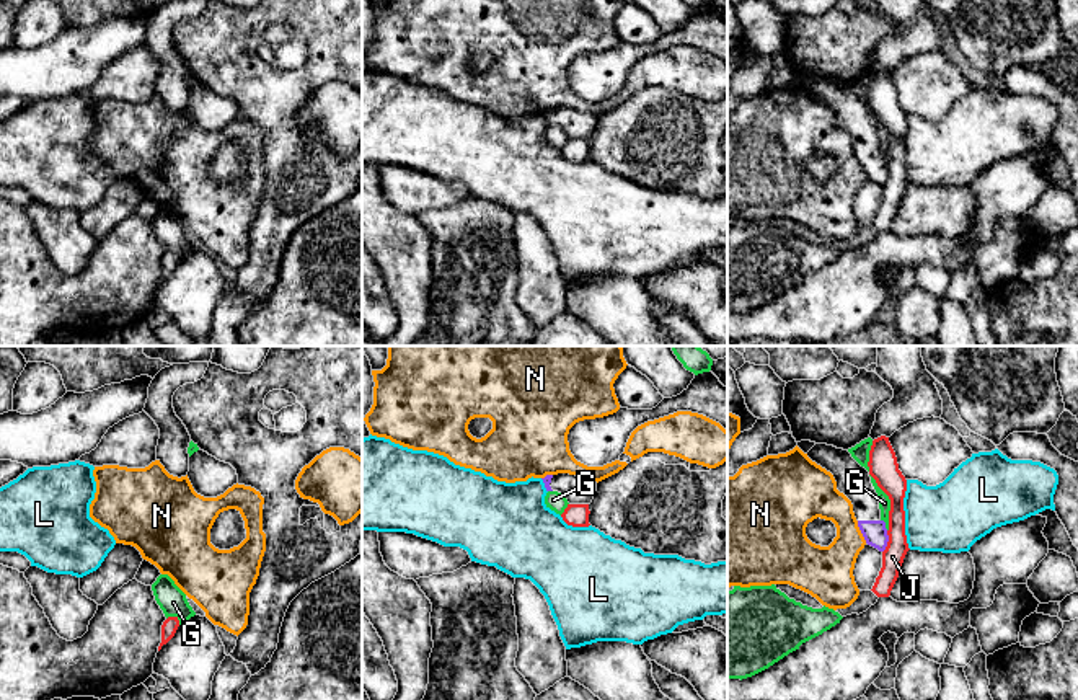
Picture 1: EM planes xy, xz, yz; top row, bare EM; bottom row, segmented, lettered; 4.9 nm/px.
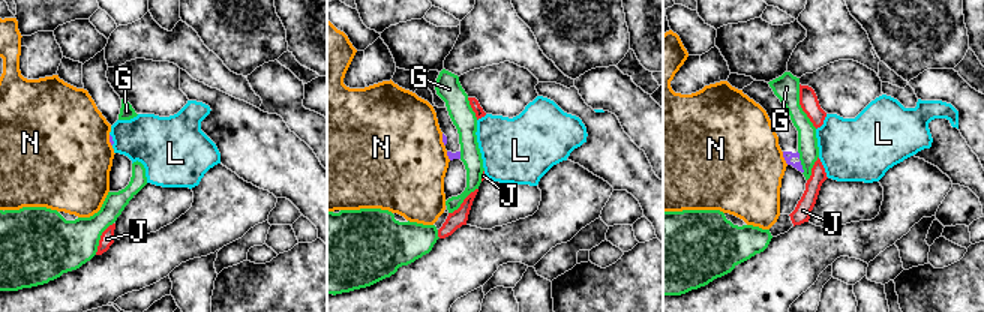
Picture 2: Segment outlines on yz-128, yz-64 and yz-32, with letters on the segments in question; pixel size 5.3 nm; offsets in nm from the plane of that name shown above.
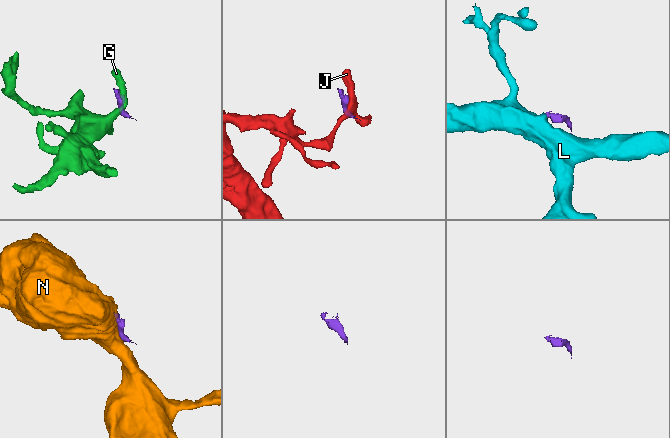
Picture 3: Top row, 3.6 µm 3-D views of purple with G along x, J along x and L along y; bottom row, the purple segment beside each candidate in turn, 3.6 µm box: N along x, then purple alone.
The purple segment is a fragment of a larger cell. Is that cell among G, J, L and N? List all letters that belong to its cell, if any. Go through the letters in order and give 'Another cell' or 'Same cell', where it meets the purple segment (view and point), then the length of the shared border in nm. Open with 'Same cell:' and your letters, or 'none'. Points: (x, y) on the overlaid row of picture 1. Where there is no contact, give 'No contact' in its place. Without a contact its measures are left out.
Same cell: none
G: Another cell. Touches purple at yz (884, 524). Shared border 70 nm
J: Another cell. Touches purple at yz (888, 540). Shared border 110 nm
L: Another cell. Touches purple at xz (545, 485). Shared border 80 nm
N: Another cell. Touches purple at yz (861, 532). Shared border 120 nm

